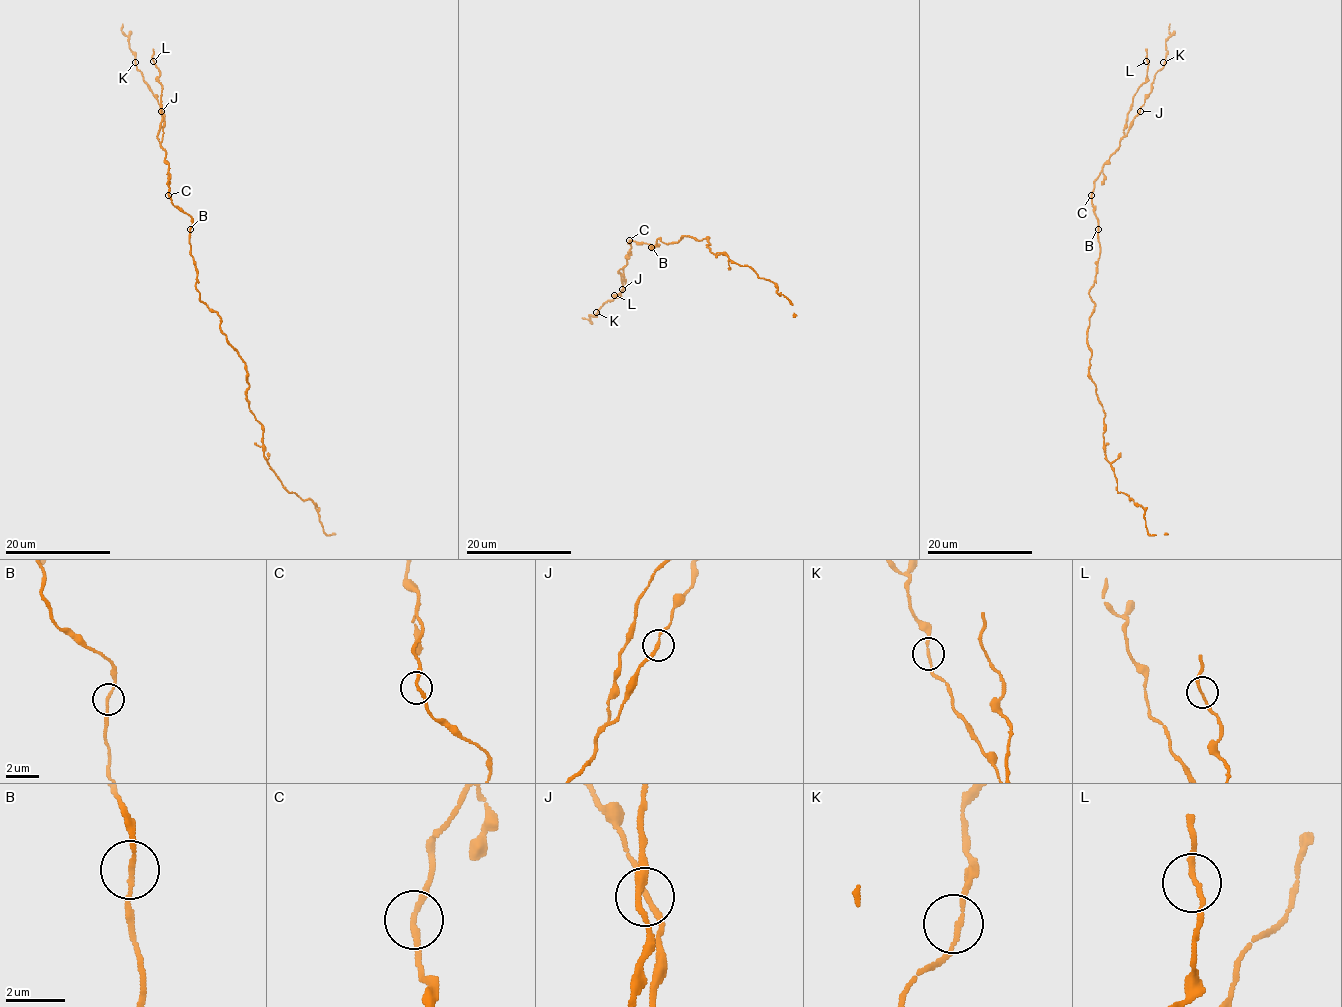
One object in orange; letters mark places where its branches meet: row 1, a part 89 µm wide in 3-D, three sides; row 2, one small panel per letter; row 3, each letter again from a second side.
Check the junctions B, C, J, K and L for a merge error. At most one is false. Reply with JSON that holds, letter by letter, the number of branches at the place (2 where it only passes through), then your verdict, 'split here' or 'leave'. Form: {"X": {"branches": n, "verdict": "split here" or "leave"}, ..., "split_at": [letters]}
{"B": {"branches": 2, "verdict": "leave"}, "C": {"branches": 2, "verdict": "leave"}, "J": {"branches": 2, "verdict": "leave"}, "K": {"branches": 2, "verdict": "leave"}, "L": {"branches": 2, "verdict": "leave"}, "split_at": []}

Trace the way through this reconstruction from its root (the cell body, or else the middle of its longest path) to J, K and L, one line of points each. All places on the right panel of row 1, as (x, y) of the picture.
J: (1091, 298), (1088, 290), (1095, 279), (1100, 253), (1099, 219), (1095, 215), (1091, 195), (1094, 181), (1140, 111)
K: (1091, 298), (1088, 290), (1100, 253), (1099, 219), (1091, 195), (1094, 181), (1127, 133), (1163, 62)
L: (1091, 298), (1100, 253), (1094, 181), (1124, 135), (1132, 98), (1146, 79), (1146, 61)

